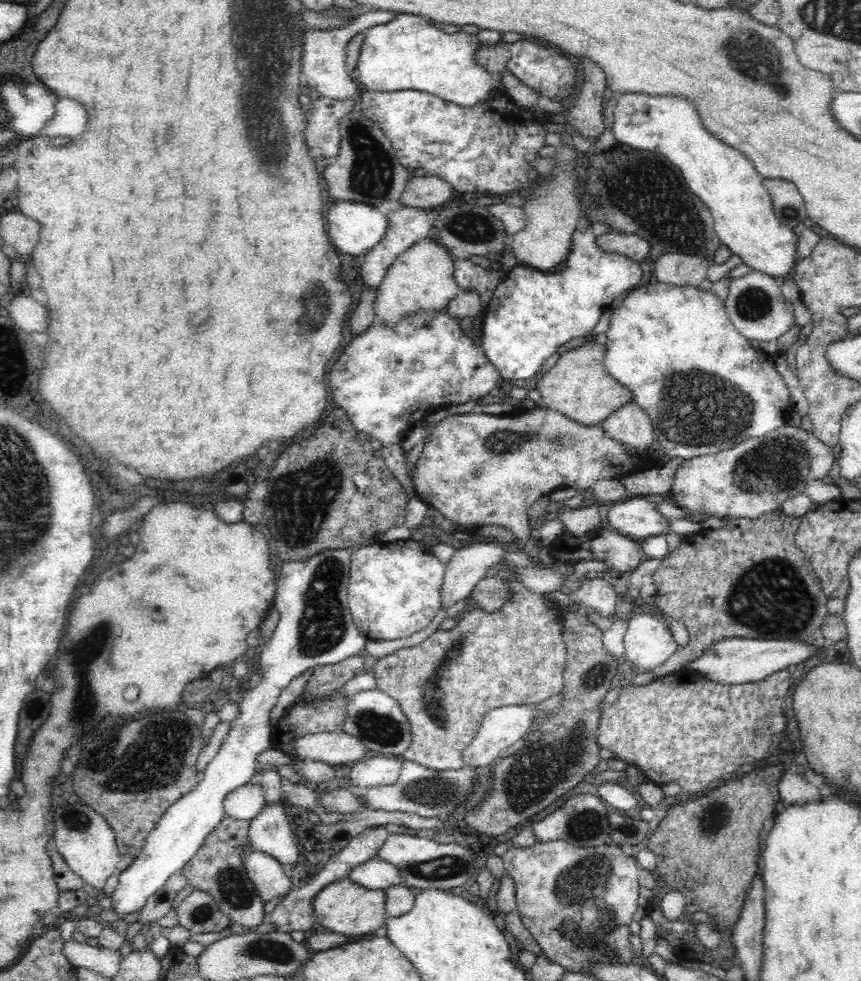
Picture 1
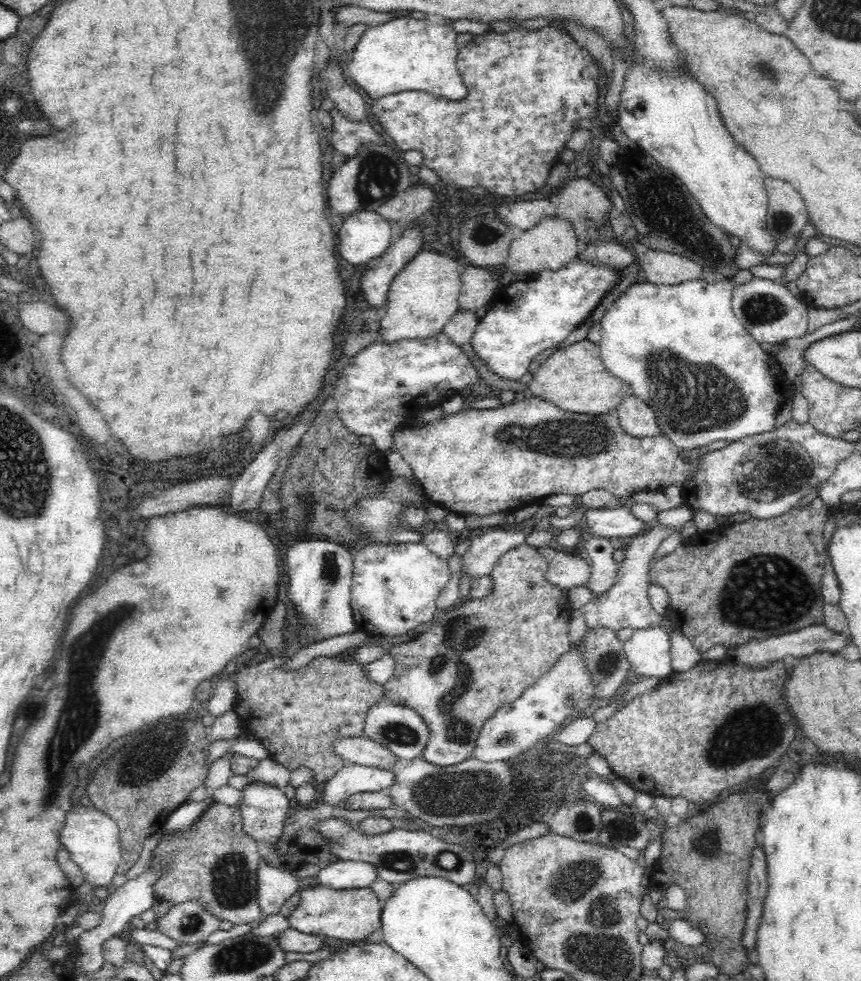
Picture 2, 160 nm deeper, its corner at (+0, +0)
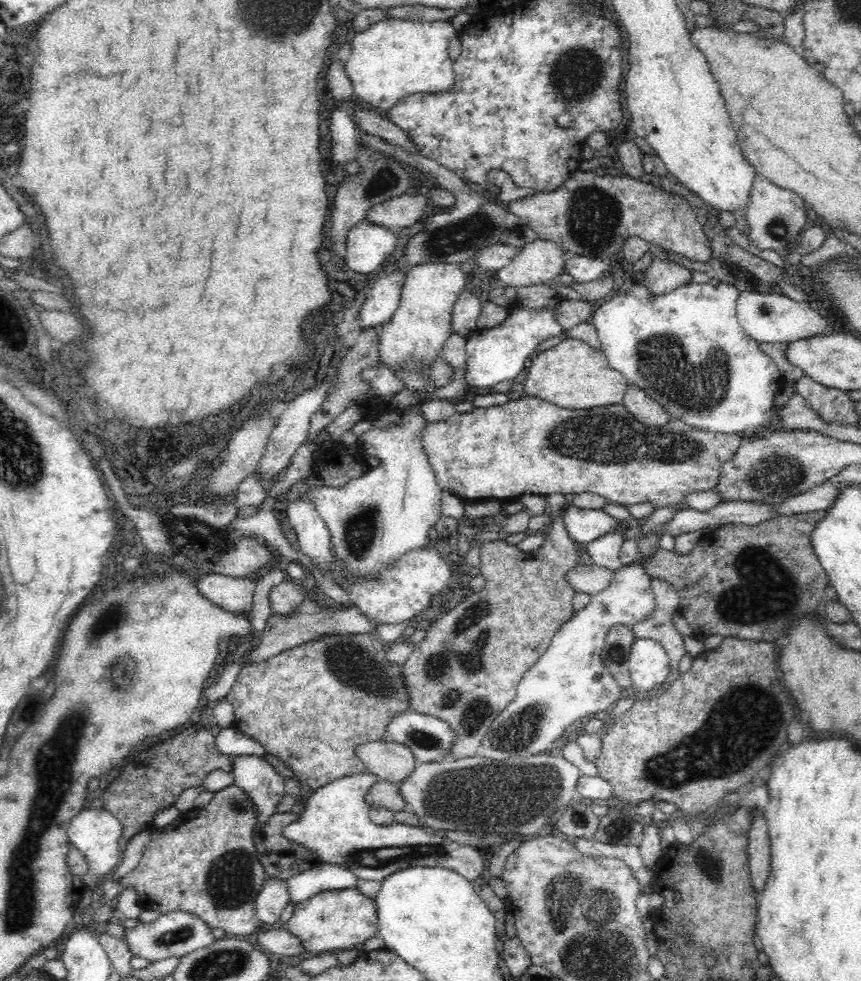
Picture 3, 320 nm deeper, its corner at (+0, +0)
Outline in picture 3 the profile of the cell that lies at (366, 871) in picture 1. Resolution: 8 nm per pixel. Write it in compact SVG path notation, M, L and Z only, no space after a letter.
M318 864L284 879L284 882L289 901L298 904L324 891L356 887L356 880L358 877L346 867Z

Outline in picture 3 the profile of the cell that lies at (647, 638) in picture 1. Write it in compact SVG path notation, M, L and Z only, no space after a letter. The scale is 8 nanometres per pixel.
M636 638L627 658L631 686L638 694L650 694L666 682L670 659L660 642Z

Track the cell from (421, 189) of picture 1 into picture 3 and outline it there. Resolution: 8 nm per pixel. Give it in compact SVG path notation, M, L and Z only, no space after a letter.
M417 193L402 194L368 208L364 221L398 231L422 219L422 213L426 208L426 199L424 195Z

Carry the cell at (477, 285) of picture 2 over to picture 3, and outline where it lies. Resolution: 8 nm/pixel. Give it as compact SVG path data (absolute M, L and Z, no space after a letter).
M463 291L454 303L451 317L451 333L468 338L477 328L477 320L480 316L482 305L478 296Z

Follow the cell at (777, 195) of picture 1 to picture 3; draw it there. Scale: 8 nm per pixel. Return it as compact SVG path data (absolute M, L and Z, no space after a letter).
M755 175L746 202L746 224L744 230L747 238L760 250L774 250L782 255L787 254L787 247L796 238L798 230L806 225L805 200L795 192L770 182L769 179Z

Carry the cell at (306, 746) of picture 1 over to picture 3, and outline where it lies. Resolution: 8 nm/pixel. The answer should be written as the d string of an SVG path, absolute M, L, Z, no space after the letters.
M390 739L362 743L355 748L355 754L372 775L394 784L406 781L418 765L407 746Z

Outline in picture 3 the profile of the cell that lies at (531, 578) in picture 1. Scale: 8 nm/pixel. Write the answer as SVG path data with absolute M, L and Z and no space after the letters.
M578 564L565 577L575 592L584 592L584 594L592 596L608 588L616 572L618 570L610 571L610 569L598 567L594 564L591 566Z

